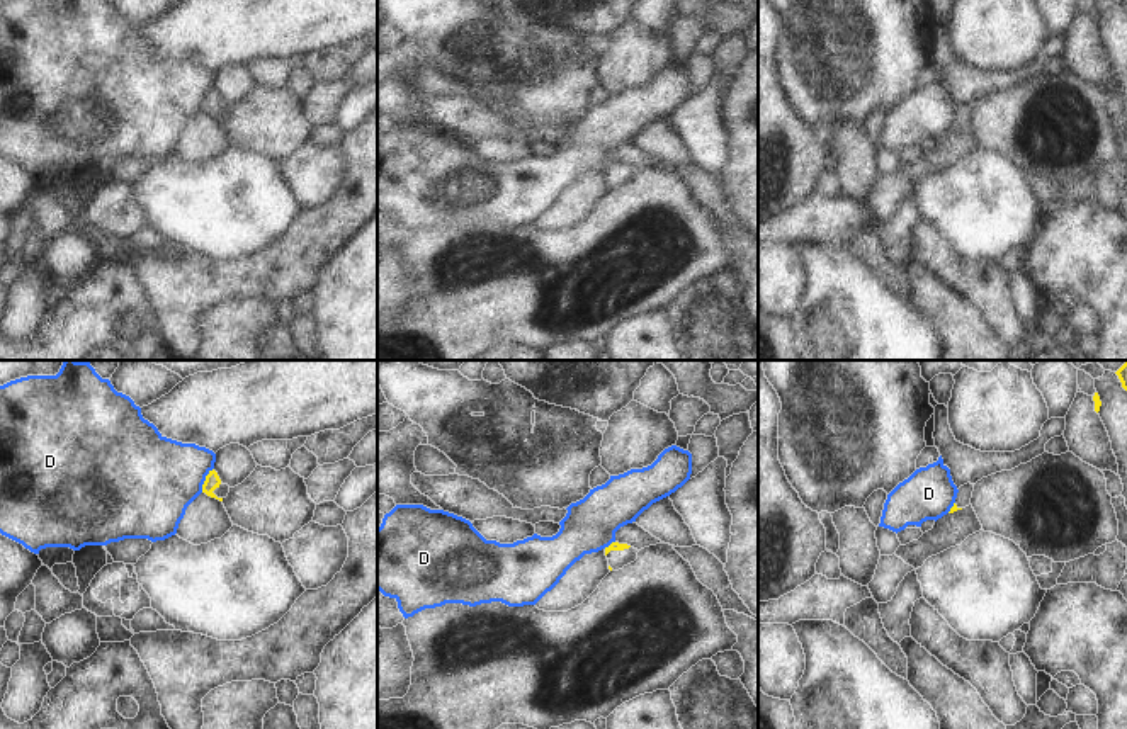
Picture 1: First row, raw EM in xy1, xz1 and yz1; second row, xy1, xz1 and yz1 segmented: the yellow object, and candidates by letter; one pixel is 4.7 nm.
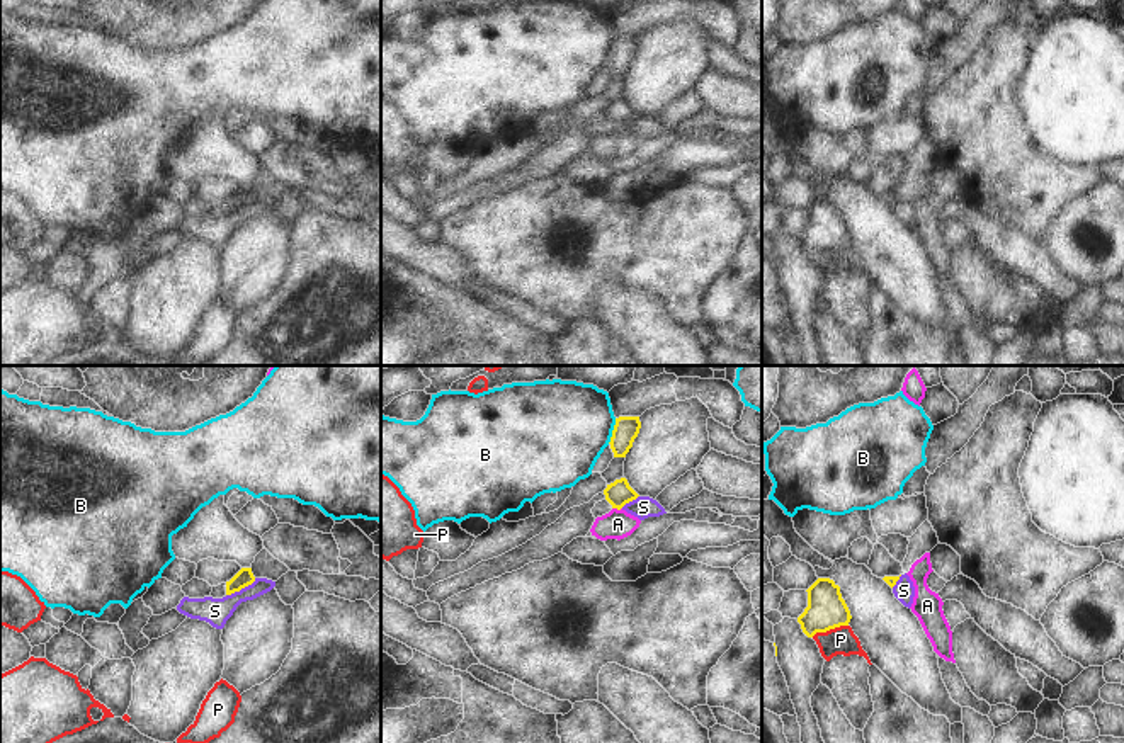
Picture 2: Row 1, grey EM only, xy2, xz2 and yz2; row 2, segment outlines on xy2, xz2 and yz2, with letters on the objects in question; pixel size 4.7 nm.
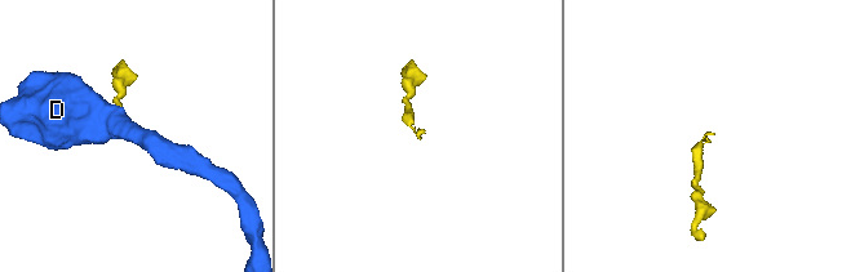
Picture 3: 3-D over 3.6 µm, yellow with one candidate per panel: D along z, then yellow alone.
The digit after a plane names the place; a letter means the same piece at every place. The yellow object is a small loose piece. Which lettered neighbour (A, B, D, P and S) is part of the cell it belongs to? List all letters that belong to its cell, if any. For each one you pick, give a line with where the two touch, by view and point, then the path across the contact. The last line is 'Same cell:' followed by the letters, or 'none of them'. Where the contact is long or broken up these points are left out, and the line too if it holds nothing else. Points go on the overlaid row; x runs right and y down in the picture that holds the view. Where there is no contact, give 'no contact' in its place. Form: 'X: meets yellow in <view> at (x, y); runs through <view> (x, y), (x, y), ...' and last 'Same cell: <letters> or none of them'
Same cell: none of them

